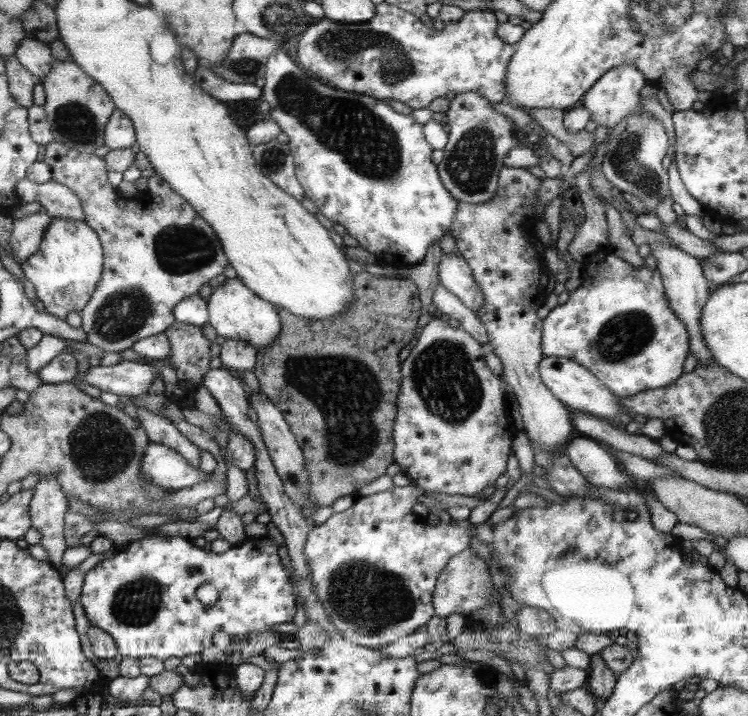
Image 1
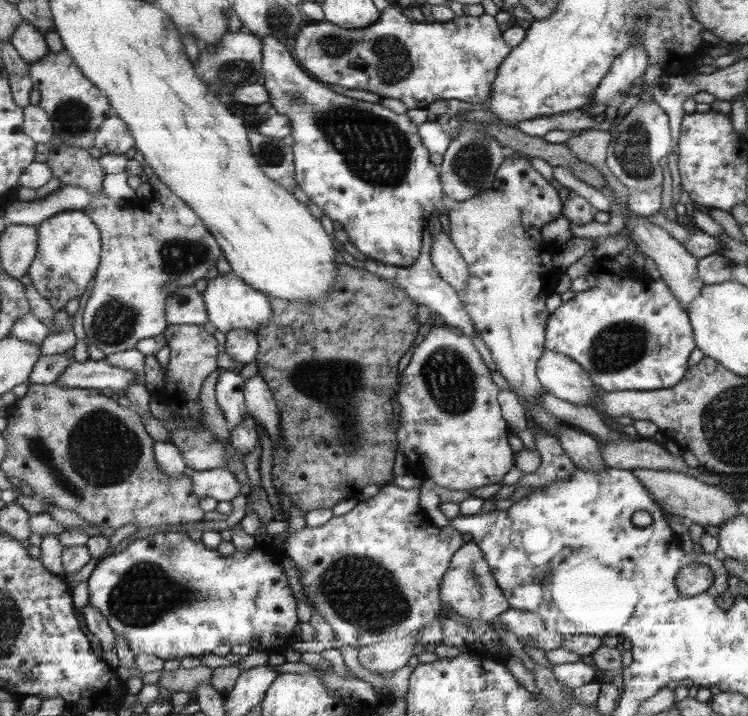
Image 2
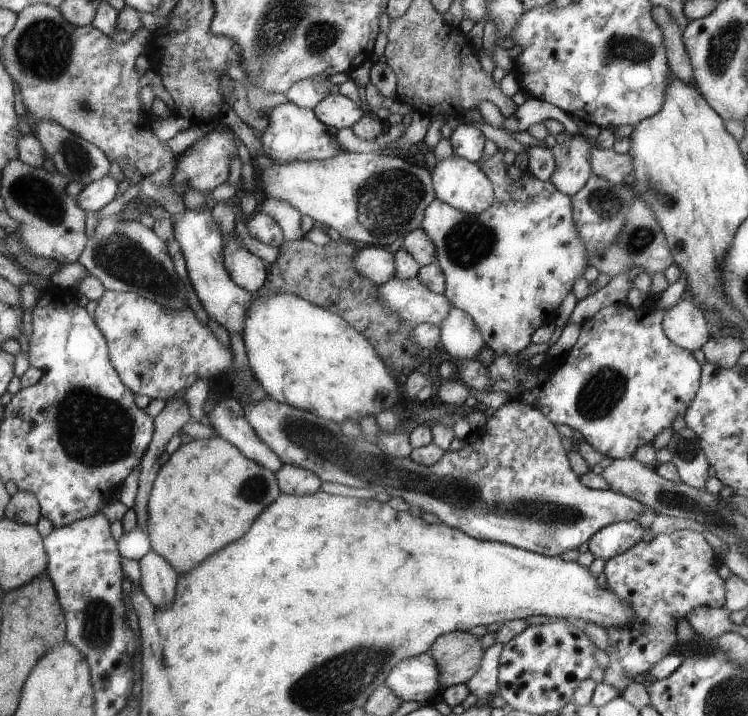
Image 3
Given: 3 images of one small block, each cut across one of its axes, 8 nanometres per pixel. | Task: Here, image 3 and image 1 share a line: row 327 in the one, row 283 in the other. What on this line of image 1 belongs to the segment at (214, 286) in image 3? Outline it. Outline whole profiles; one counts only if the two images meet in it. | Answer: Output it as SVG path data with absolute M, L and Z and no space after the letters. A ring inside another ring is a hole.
M239 278L226 279L222 286L214 288L207 300L207 308L209 322L218 335L225 339L242 339L258 351L270 347L270 343L274 343L282 332L283 325L276 307L269 301L262 300Z

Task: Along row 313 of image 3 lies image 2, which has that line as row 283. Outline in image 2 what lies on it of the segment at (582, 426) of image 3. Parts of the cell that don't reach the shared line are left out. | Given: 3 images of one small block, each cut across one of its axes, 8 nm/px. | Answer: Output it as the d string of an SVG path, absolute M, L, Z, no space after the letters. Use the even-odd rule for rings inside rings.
M614 258L597 259L594 270L592 272L595 276L596 286L591 290L576 293L574 298L568 302L564 302L555 312L550 316L549 324L546 327L545 350L562 353L566 356L572 357L578 364L581 364L585 372L588 372L593 384L597 385L602 392L620 392L620 391L661 391L662 389L673 388L681 383L689 372L688 358L690 353L696 345L696 337L693 333L692 322L689 320L689 312L683 307L677 296L669 289L661 279L653 280L643 273L632 270L630 266L624 267L617 263Z

